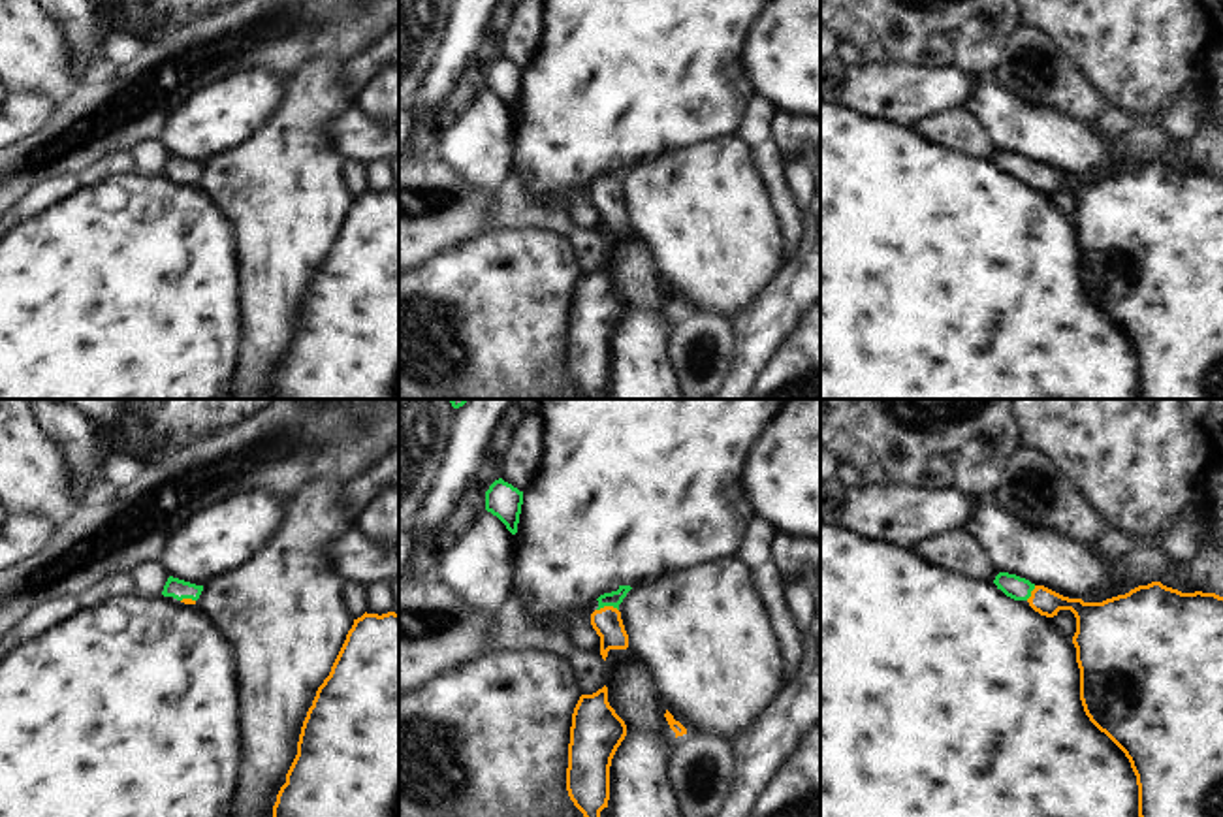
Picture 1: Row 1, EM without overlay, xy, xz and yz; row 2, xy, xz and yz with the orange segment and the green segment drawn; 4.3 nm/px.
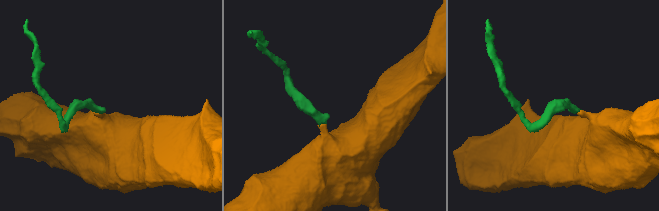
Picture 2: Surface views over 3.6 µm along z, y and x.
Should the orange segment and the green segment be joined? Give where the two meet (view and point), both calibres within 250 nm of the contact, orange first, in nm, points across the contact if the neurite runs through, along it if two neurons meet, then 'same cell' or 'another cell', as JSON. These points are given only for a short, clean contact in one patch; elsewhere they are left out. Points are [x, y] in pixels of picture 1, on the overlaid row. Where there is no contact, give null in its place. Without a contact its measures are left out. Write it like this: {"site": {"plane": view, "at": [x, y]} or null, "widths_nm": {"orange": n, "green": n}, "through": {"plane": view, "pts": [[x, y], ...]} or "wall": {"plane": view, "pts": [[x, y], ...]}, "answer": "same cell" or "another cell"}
{"site": {"plane": "xz", "at": [606, 607]}, "widths_nm": {"orange": 120, "green": 70}, "through": {"plane": "xz", "pts": [[606, 622], [606, 607], [614, 599]]}, "answer": "same cell"}

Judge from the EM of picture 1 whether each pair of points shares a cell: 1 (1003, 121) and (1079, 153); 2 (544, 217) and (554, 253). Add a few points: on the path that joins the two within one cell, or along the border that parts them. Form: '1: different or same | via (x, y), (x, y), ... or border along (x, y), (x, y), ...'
1: same | via (1022, 127), (1060, 142)
2: different | border along (505, 228), (546, 228), (565, 238)

